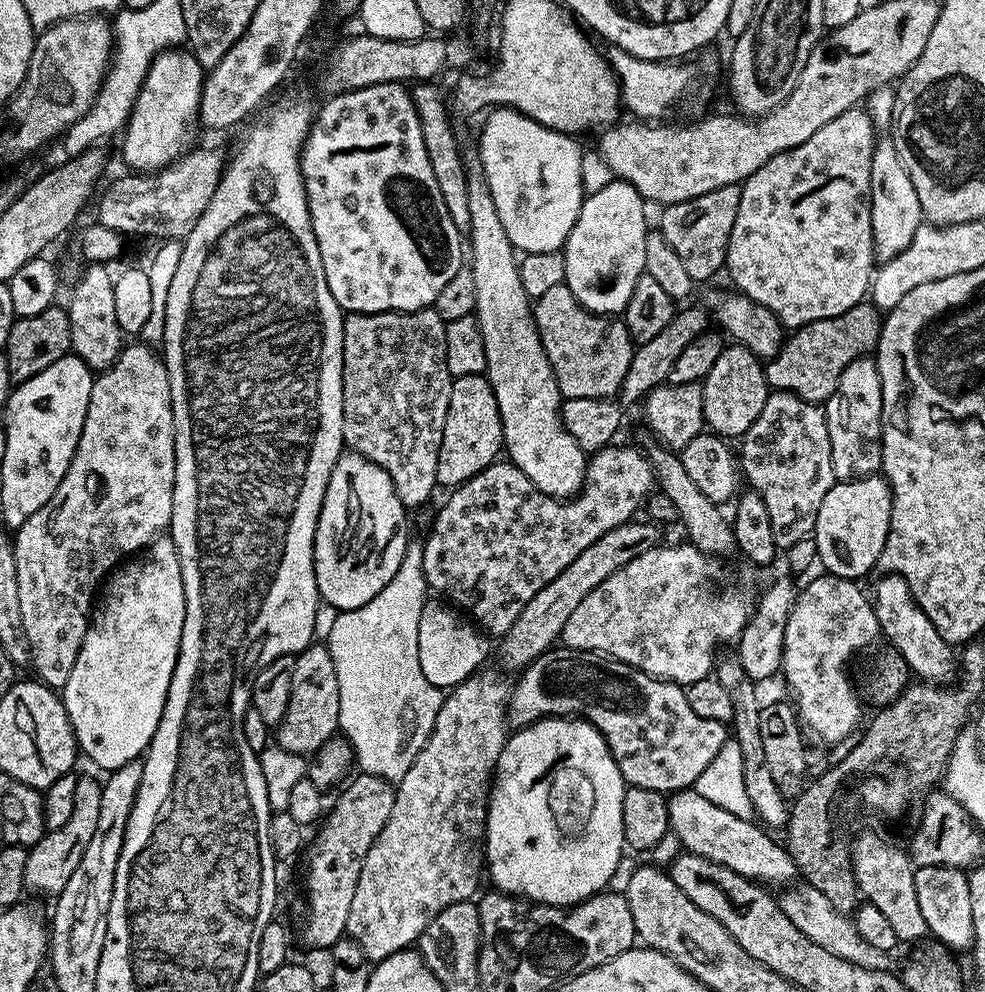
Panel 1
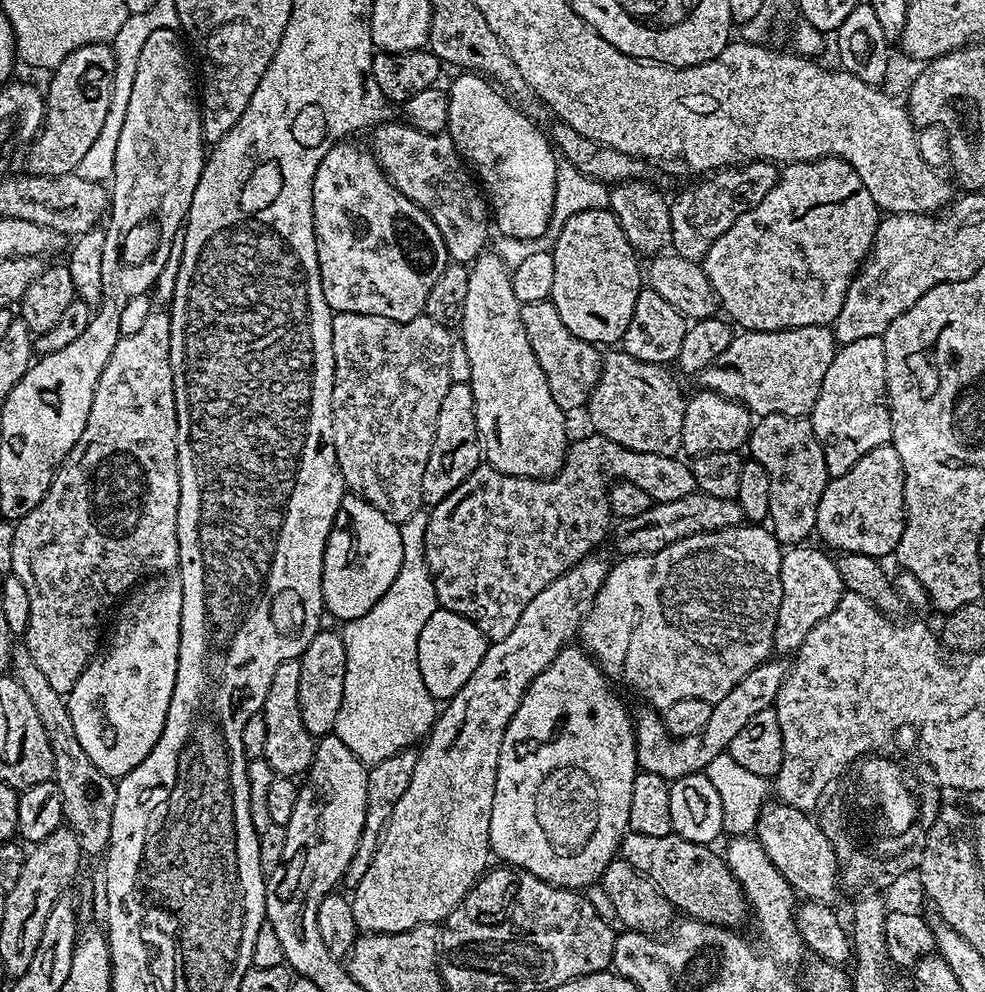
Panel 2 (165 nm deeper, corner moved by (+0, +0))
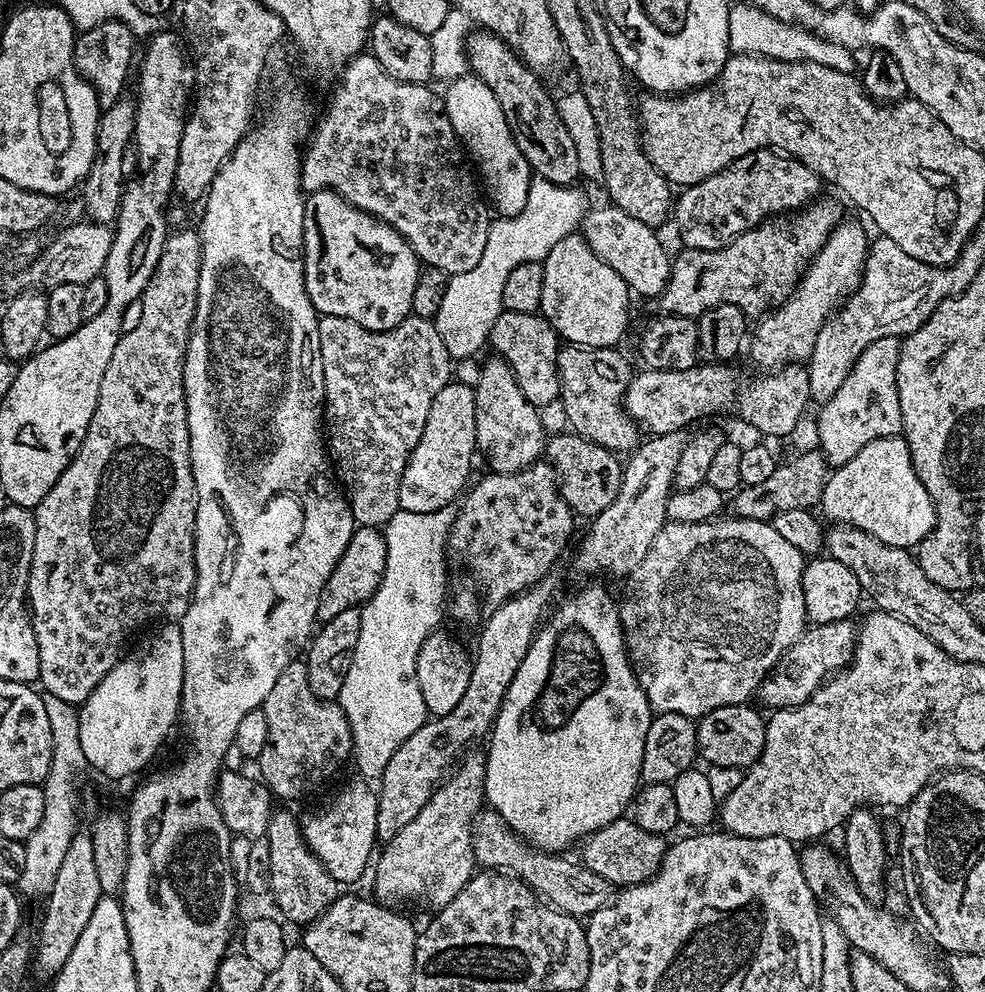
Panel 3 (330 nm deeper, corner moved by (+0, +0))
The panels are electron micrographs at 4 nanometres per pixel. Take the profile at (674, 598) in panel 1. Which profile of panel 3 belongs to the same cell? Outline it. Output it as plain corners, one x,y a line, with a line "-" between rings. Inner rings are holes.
713,518
703,524
673,524
666,522
654,538
654,546
646,550
646,558
638,562
638,566
628,573
624,584
624,597
619,597
620,625
624,628
624,647
628,650
628,660
636,671
636,680
648,699
653,713
682,714
699,718
710,714
710,710
718,710
718,706
731,704
747,704
757,695
760,684
768,677
772,669
782,658
784,651
804,633
808,615
806,602
802,598
802,574
806,557
767,520
741,520
739,518

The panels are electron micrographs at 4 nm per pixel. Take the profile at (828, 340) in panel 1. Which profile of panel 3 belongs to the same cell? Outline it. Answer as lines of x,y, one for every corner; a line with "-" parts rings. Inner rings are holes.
697,363
690,370
658,370
648,368
644,372
637,371
628,388
624,392
622,401
624,411
628,417
636,423
645,433
661,436
671,432
684,432
687,424
692,424
702,416
708,416
711,412
736,412
752,428
757,428
764,436
788,436
800,424
800,415
807,410
812,400
810,394
810,378
807,367
800,364
787,364
785,368
765,371
756,374
753,380
743,380
740,372
731,363
706,364

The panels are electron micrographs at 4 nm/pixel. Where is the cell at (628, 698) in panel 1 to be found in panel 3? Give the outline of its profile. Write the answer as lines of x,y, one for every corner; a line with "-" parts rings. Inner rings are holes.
851,619
839,620
838,622
826,622
825,624
812,624
805,627
804,633
796,639
793,644
782,654
782,658
768,672
768,677
760,684
758,689
758,700
765,709
775,710
777,708
797,708
802,702
810,697
823,686
824,681
835,676
843,668
848,667
852,661
852,655
856,649
857,625

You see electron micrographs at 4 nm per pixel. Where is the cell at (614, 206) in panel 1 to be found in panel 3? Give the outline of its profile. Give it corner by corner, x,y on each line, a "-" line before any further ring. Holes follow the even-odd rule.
571,234
546,254
542,261
542,302
539,315
550,322
561,341
582,348
610,348
619,345
628,328
630,289
610,266
585,242
583,235

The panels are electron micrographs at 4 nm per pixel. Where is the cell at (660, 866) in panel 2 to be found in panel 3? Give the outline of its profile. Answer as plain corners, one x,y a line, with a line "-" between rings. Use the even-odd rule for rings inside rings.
621,818
585,836
579,848
578,860
585,868
594,870
598,878
606,878
610,885
627,886
641,884
655,876
664,860
666,840
663,835
642,830
632,818

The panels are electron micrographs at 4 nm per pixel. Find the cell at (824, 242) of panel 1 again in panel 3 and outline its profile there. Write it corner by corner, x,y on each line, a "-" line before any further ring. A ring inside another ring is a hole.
817,198
792,215
769,218
757,228
751,228
741,236
735,236
724,248
714,250
684,248
677,256
675,253
670,278
658,297
658,303
664,307
661,309
673,316
698,318
714,306
729,304
738,306
738,310
742,310
749,318
759,318
765,312
778,307
796,289
808,264
820,253
822,246
828,241
828,235
845,219
846,213
840,209
839,199
836,199
837,201
824,199

